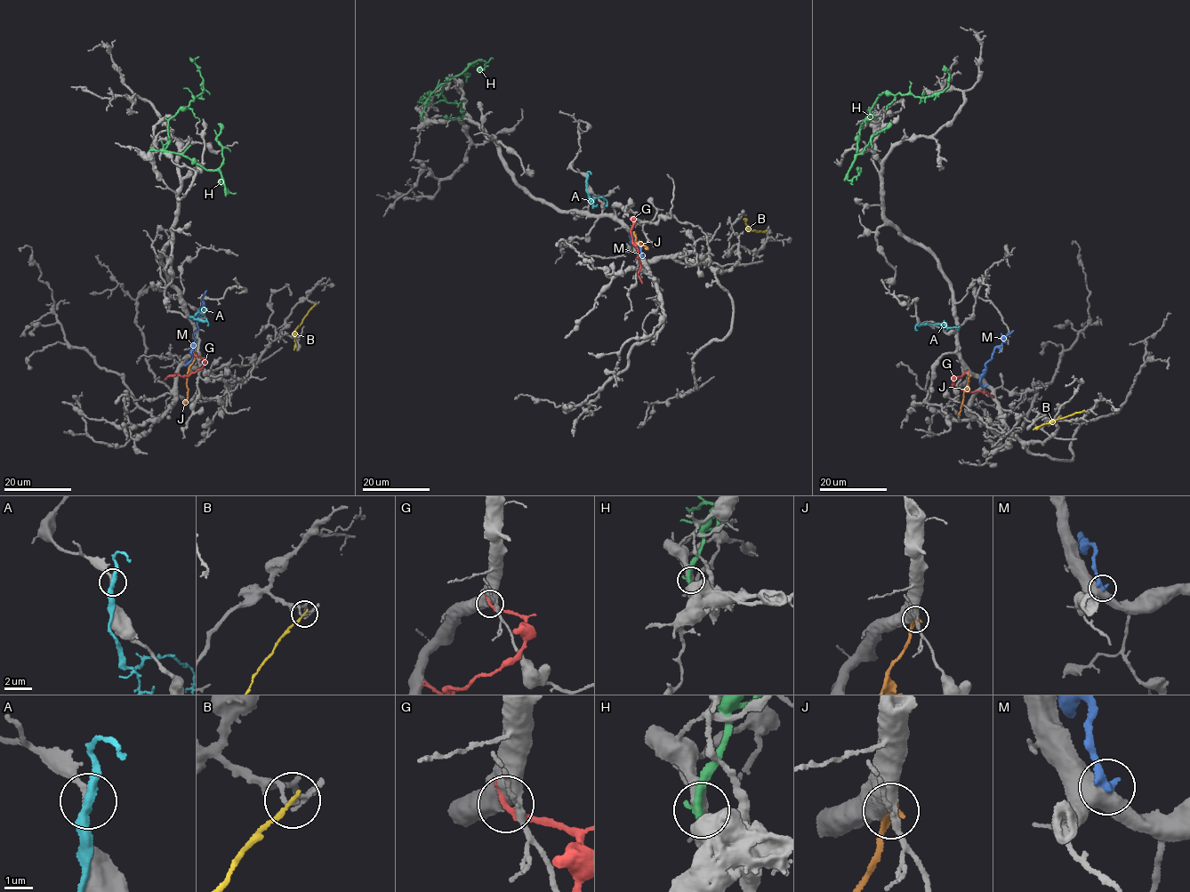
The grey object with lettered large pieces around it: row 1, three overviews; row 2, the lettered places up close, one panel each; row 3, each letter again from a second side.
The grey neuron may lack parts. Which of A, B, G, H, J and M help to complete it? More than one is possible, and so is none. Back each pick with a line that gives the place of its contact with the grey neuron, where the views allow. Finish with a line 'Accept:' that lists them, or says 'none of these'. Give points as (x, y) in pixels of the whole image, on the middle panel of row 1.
Accept: none of these

